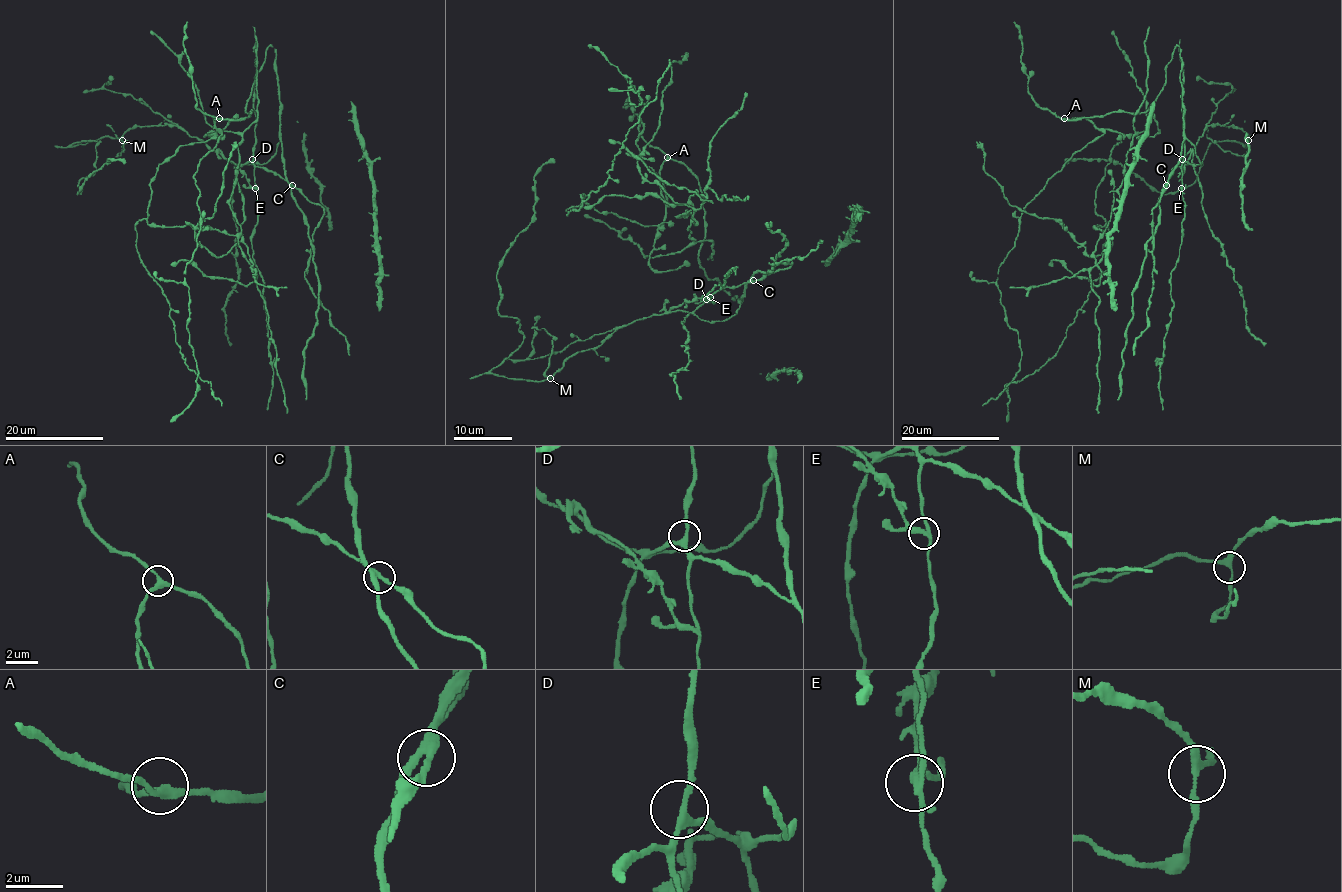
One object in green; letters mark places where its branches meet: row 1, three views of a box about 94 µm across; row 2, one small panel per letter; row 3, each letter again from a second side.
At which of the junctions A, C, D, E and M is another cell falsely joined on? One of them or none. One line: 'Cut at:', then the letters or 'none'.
Cut at: E

